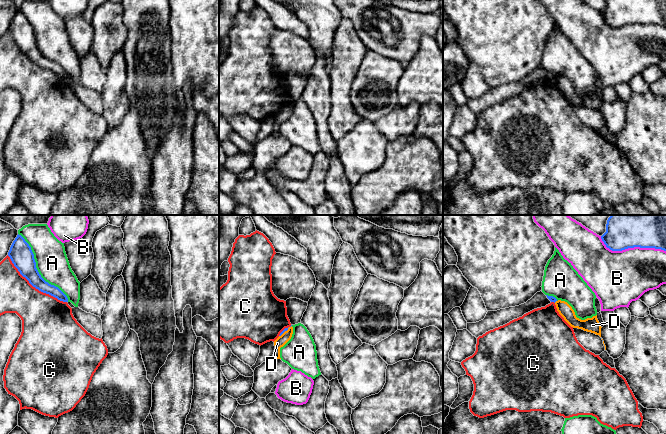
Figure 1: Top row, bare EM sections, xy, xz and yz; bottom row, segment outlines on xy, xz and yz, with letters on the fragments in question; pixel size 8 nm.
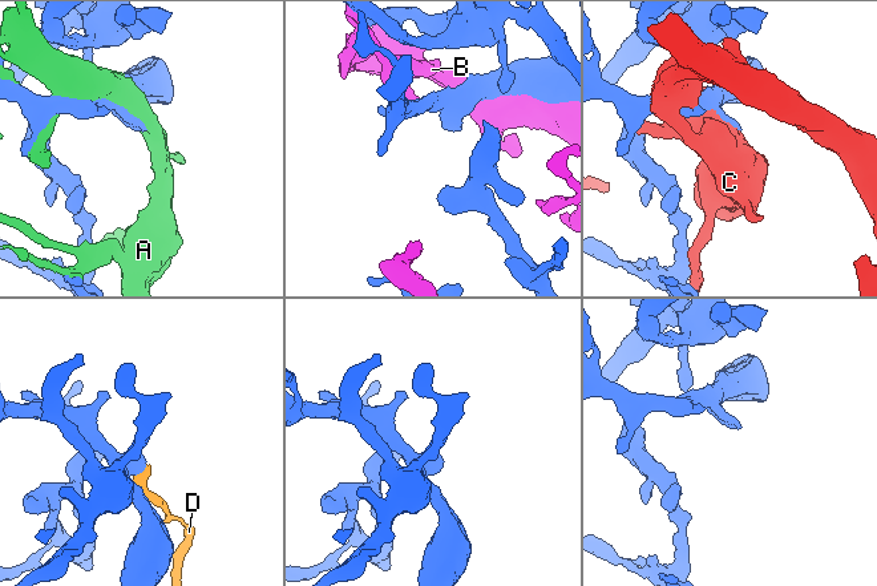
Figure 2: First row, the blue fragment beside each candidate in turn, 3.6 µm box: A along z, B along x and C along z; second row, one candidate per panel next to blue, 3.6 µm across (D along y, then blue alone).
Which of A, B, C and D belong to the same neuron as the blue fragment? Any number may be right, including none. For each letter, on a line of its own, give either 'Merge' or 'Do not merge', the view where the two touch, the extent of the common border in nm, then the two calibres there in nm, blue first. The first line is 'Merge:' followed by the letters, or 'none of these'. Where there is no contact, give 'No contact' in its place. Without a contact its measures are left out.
Merge: none of these
A: Do not merge. Touches blue in xy. Shared border 700 nm. Thickness 190 nm (blue) against 260 nm
B: Do not merge. Touches blue in yz. Shared border 550 nm. Thickness 440 nm (blue) against 420 nm
C: Do not merge. Touches blue in xy. Shared border 600 nm. Thickness 180 nm (blue) against 340 nm
D: Do not merge. Touches blue in xz. Shared border 140 nm. Thickness 20 nm (blue) against 80 nm

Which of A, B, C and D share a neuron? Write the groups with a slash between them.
A / B / C / D

